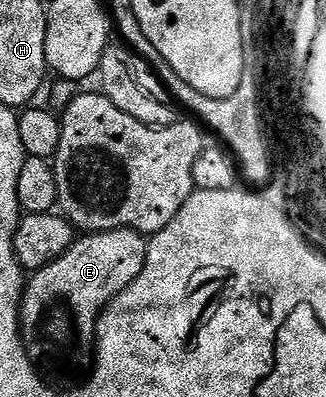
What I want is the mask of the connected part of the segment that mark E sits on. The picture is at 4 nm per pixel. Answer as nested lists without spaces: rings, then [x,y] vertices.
[[[133,229],[83,235],[65,254],[30,274],[19,307],[23,344],[32,358],[83,365],[92,360],[95,326],[107,304],[141,275],[147,262],[147,241]]]

